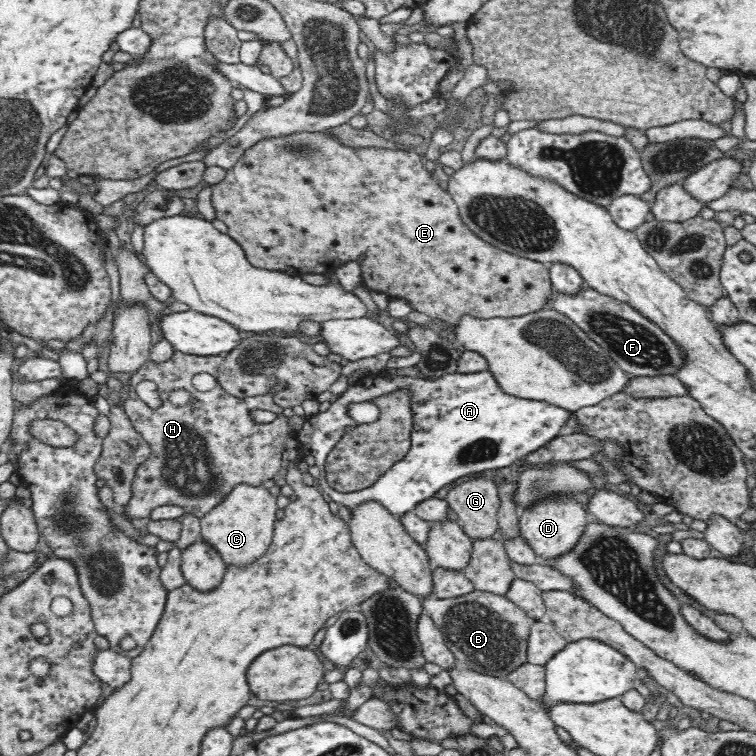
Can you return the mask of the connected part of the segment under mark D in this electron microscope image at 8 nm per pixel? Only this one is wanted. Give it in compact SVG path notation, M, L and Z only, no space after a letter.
M557 493L546 495L544 499L534 500L519 513L519 527L521 535L526 539L528 545L541 560L554 559L559 555L570 551L584 532L584 526L588 524L591 517L584 503L580 502L574 495Z

